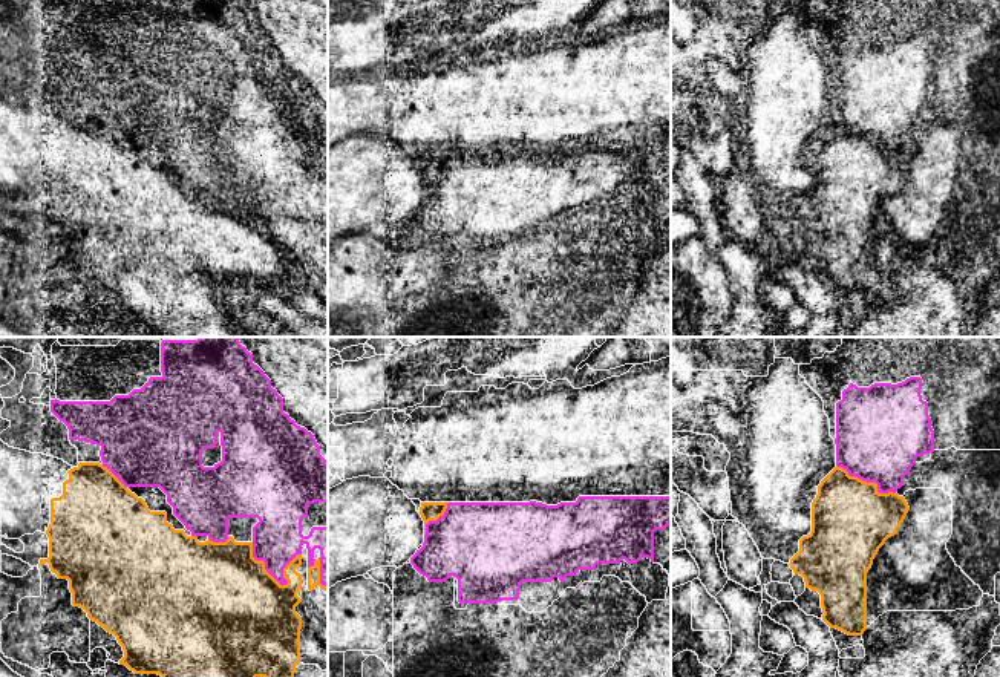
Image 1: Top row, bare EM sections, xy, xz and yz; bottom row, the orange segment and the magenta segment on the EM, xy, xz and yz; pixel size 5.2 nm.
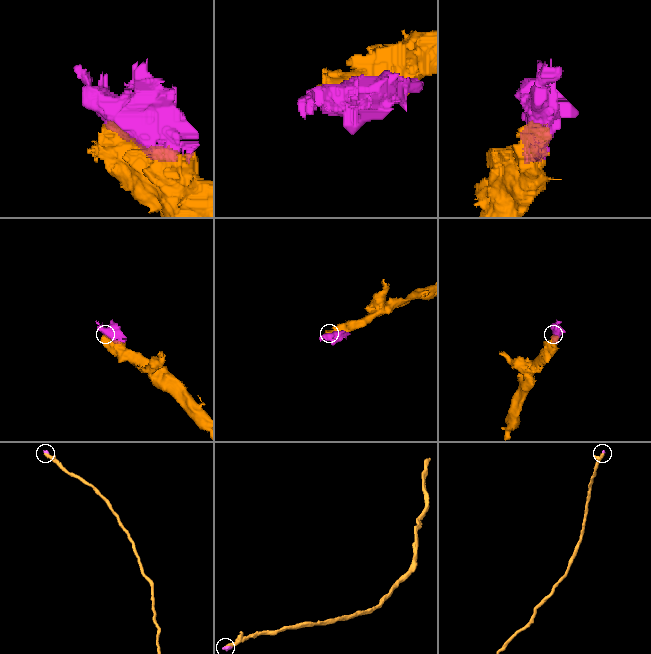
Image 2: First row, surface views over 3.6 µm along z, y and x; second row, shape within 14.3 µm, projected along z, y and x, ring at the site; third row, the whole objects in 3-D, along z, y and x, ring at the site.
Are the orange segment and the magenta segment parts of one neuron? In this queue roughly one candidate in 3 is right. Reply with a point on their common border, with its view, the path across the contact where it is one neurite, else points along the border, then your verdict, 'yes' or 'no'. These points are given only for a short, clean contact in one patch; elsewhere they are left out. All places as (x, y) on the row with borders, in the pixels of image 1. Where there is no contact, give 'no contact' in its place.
contact xy (264, 564); no

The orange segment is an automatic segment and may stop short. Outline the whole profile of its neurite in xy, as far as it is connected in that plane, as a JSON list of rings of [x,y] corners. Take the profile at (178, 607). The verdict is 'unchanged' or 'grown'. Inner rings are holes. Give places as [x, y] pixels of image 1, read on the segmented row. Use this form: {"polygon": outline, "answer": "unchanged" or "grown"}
{"polygon": [[[0,440],[0,531],[6,539],[20,539],[35,531],[49,538],[49,558],[40,559],[38,565],[49,564],[58,579],[69,581],[72,605],[87,613],[87,617],[113,634],[123,646],[126,665],[135,674],[158,674],[161,677],[294,677],[300,663],[300,630],[302,617],[296,607],[302,602],[297,593],[302,590],[302,574],[296,571],[302,565],[302,554],[297,554],[285,568],[286,585],[280,585],[266,570],[263,561],[253,558],[253,542],[236,542],[228,536],[225,542],[199,542],[198,536],[187,536],[184,530],[175,530],[167,522],[165,512],[150,512],[145,501],[132,493],[107,467],[100,463],[80,463],[77,467],[63,460],[43,453],[31,453],[14,449]]], "answer": "grown"}

